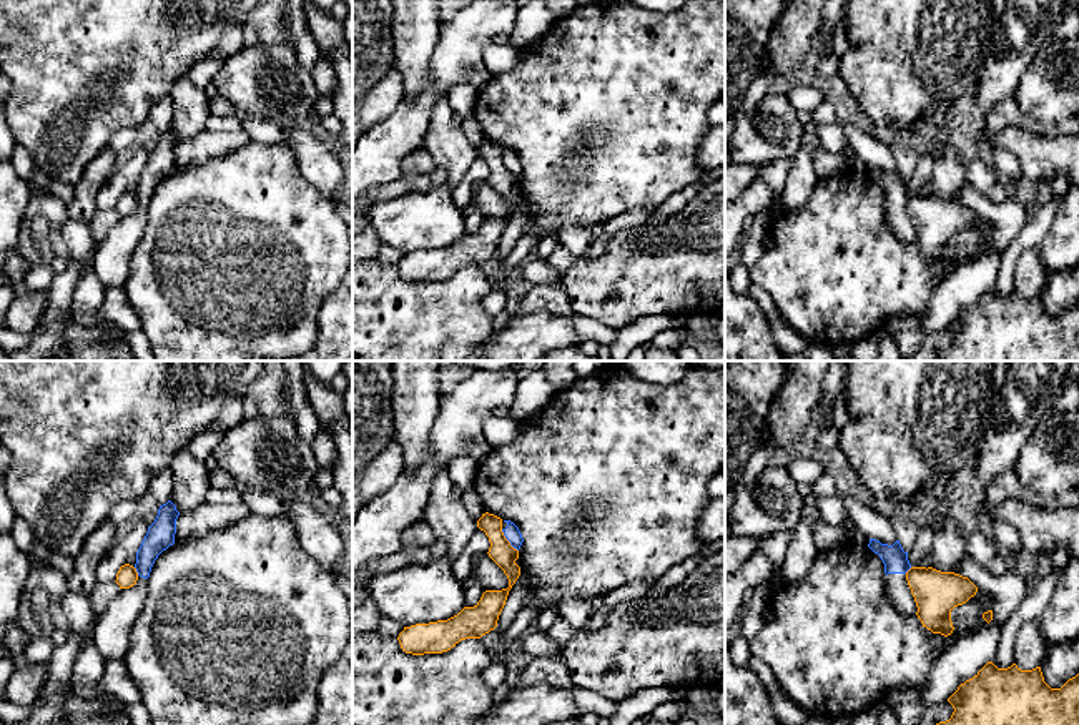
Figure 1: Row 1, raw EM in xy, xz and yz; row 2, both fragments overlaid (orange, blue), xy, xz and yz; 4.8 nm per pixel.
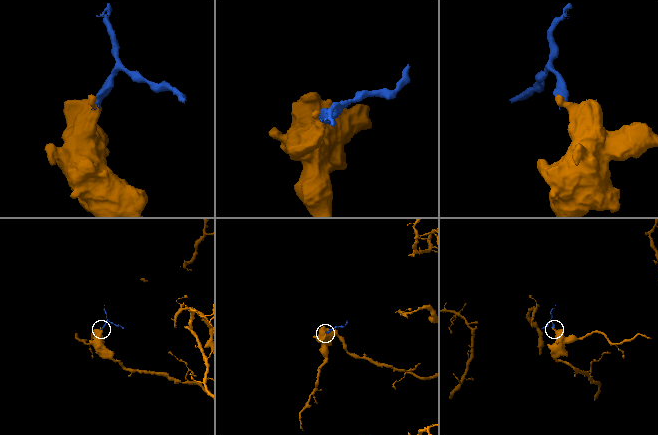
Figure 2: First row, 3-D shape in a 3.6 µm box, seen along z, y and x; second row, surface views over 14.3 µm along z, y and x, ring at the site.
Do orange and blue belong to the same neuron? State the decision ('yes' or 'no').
no

